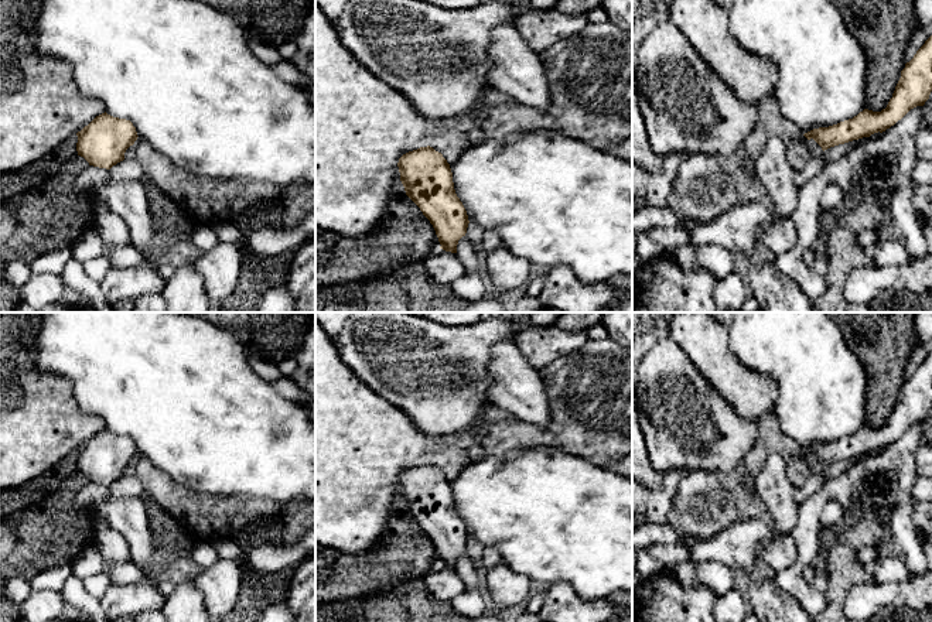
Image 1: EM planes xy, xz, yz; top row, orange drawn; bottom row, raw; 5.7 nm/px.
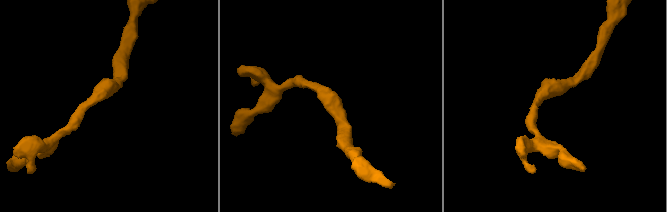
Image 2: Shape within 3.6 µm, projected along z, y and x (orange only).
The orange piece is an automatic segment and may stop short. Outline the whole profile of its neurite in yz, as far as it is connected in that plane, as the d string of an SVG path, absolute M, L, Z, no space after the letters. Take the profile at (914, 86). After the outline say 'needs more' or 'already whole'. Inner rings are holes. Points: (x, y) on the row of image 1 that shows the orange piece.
M932 35L916 51L914 58L905 64L901 78L895 86L892 98L885 109L873 112L864 109L853 119L840 122L829 127L813 129L803 136L813 139L822 150L844 144L874 133L883 133L911 109L924 106L932 92Z | already whole

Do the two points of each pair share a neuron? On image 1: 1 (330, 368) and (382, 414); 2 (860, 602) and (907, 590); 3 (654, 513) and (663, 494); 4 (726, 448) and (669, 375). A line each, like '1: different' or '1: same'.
1: same
2: same
3: same
4: same

